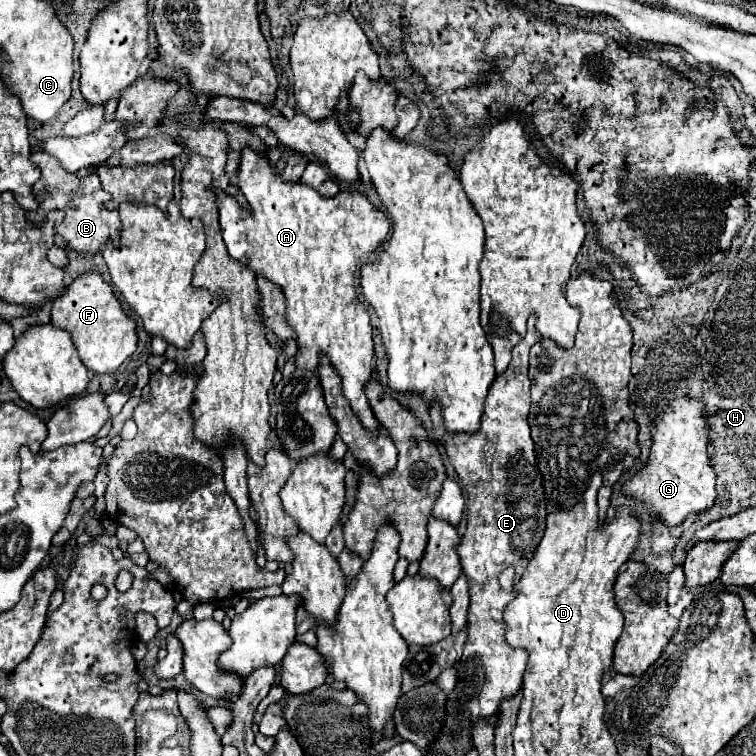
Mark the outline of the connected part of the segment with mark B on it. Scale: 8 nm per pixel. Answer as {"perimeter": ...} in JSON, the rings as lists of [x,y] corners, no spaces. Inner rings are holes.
{"perimeter":[[[41,142],[34,144],[31,149],[32,162],[38,164],[38,168],[42,170],[40,180],[34,184],[32,192],[34,198],[38,200],[40,208],[38,212],[50,212],[54,208],[62,208],[64,210],[64,222],[56,224],[56,232],[64,236],[64,240],[76,248],[78,252],[84,254],[96,254],[112,236],[114,242],[120,242],[118,230],[120,230],[120,216],[118,210],[108,210],[106,202],[110,200],[110,196],[102,190],[98,174],[92,172],[84,178],[78,178],[72,172],[66,172],[58,160],[54,160],[54,156],[46,156],[46,152],[42,152],[40,148]]]}

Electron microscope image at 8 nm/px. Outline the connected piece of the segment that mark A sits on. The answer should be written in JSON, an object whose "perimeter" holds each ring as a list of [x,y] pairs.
{"perimeter":[[[252,148],[242,150],[242,160],[238,168],[238,186],[244,192],[248,208],[242,208],[234,196],[228,194],[228,206],[218,206],[220,212],[220,228],[228,252],[234,260],[250,266],[256,274],[266,276],[270,282],[280,284],[286,294],[286,318],[288,324],[298,334],[298,354],[296,366],[314,370],[318,366],[318,352],[324,352],[332,366],[342,376],[344,396],[350,400],[350,406],[358,414],[360,422],[376,430],[378,420],[368,404],[364,394],[364,386],[370,380],[372,372],[372,358],[374,358],[374,344],[372,344],[372,326],[370,314],[356,290],[356,266],[360,260],[374,252],[384,238],[388,236],[390,224],[368,198],[358,190],[342,190],[338,196],[324,198],[314,188],[302,182],[288,182],[280,174],[276,174],[276,166],[266,156],[258,156]]]}

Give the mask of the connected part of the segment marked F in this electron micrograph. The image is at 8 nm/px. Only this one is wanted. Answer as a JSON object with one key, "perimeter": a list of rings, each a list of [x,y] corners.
{"perimeter":[[[84,272],[76,278],[52,306],[52,324],[72,334],[80,360],[94,374],[106,374],[118,370],[118,366],[136,352],[138,334],[136,322],[122,310],[122,304],[112,292],[112,286],[104,282],[100,272]]]}

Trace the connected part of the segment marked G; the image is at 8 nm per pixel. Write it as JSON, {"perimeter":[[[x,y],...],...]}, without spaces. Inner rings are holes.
{"perimeter":[[[676,396],[656,418],[648,462],[628,482],[622,492],[652,506],[656,516],[676,526],[692,512],[710,508],[716,500],[716,472],[710,464],[710,438],[704,418],[704,404],[690,396]]]}

